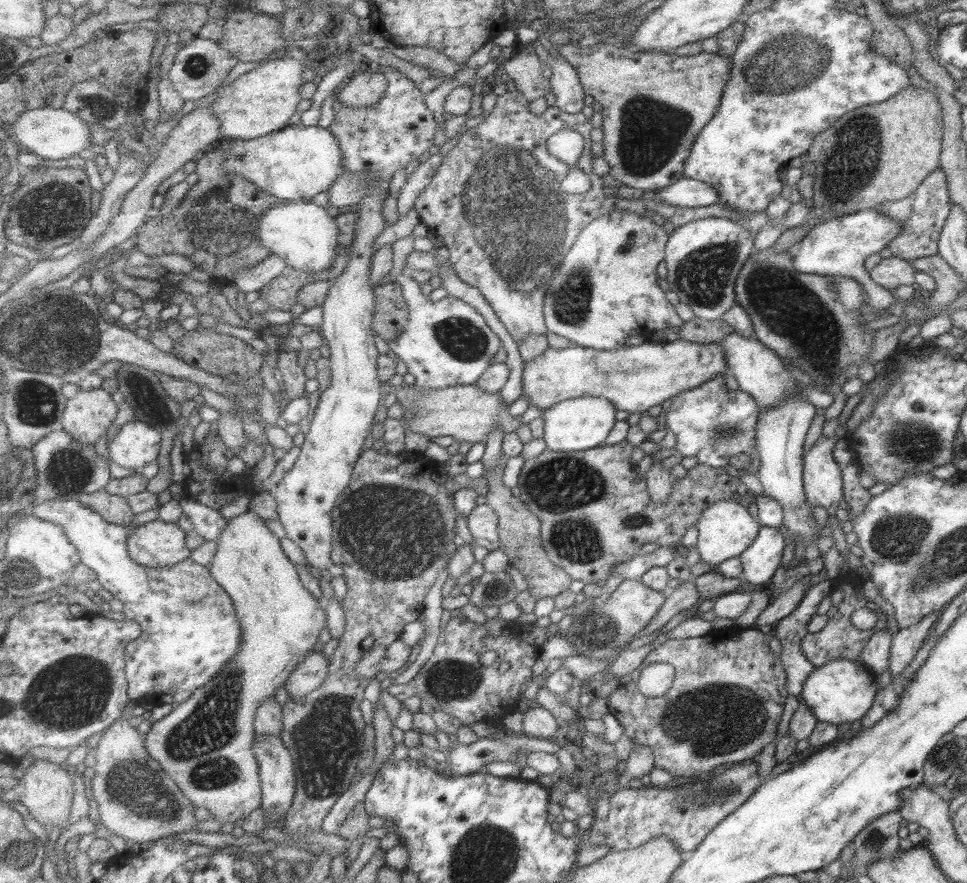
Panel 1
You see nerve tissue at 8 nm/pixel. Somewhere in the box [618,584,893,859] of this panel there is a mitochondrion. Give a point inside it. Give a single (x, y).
(738, 719)

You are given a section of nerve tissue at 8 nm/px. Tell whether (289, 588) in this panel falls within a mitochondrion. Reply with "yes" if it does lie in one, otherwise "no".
no

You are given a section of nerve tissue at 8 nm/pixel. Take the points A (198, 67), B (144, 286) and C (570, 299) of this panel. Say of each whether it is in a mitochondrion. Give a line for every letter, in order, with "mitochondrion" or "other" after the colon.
A: mitochondrion
B: other
C: mitochondrion

